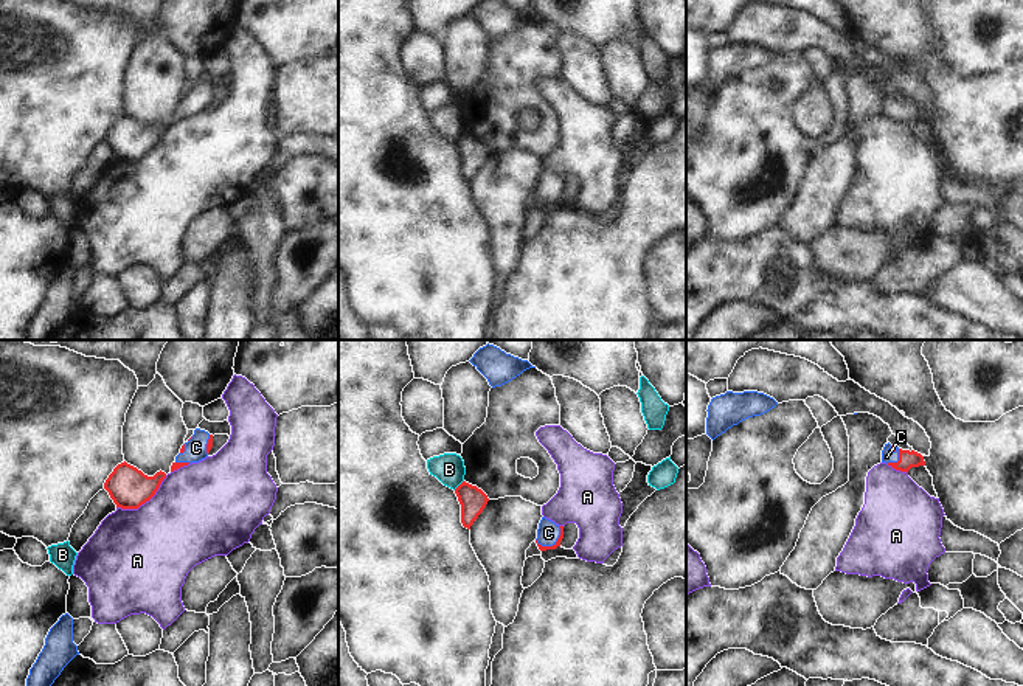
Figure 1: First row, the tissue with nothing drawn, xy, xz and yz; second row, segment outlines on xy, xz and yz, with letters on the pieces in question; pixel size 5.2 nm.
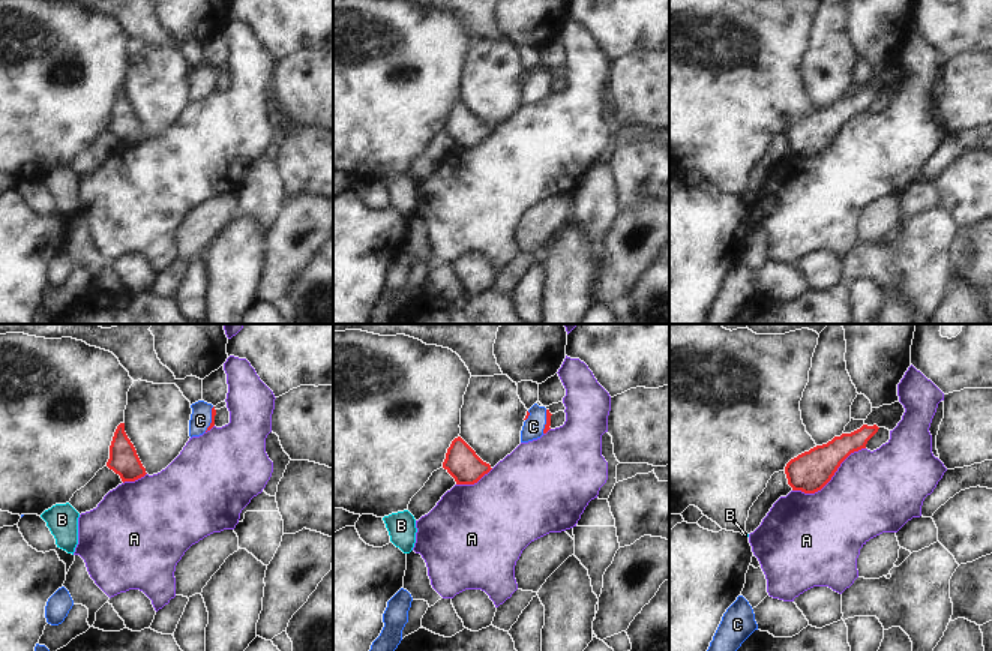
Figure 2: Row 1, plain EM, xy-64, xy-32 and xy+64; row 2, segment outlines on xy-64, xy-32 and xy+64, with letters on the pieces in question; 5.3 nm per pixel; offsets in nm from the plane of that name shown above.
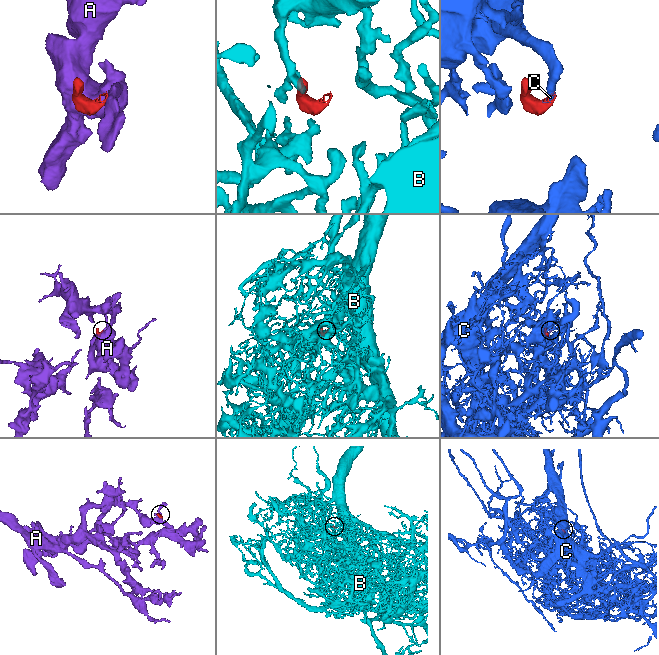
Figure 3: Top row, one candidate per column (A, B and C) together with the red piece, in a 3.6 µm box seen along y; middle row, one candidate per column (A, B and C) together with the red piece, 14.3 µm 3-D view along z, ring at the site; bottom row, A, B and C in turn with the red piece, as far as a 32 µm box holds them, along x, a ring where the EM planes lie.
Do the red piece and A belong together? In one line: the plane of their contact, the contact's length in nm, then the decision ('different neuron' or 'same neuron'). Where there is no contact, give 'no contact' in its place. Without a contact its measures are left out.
xy | 320 nm | different neuron

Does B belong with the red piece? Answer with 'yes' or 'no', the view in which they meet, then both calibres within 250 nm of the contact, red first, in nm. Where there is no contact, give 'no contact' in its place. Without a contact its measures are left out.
no; contact in xz; calibres 140 and 160 nm

